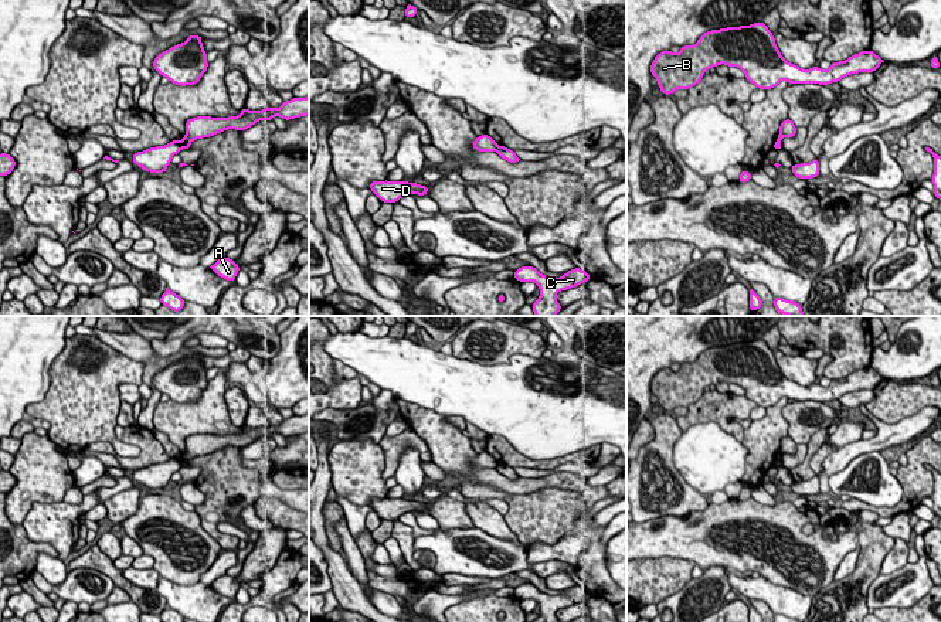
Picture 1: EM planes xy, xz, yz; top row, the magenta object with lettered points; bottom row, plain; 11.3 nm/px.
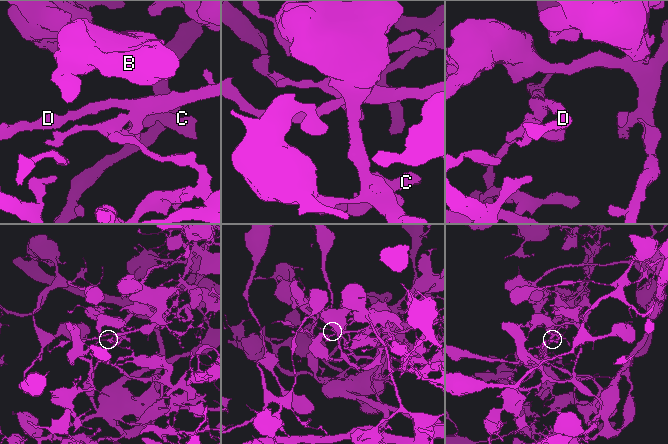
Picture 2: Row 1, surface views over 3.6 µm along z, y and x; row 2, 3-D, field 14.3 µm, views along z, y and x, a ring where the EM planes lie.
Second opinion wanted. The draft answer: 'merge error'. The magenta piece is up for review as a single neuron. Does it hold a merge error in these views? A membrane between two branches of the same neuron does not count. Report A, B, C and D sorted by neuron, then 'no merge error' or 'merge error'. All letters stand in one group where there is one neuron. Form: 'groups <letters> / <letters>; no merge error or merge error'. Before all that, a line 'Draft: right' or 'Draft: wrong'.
Draft: right
groups A B C / D; merge error

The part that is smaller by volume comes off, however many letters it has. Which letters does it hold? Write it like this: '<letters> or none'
D

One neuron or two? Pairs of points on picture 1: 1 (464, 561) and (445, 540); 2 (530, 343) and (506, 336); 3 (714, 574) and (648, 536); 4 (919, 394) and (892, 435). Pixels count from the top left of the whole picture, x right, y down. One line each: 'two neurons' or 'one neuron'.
1: one neuron
2: one neuron
3: two neurons
4: two neurons

